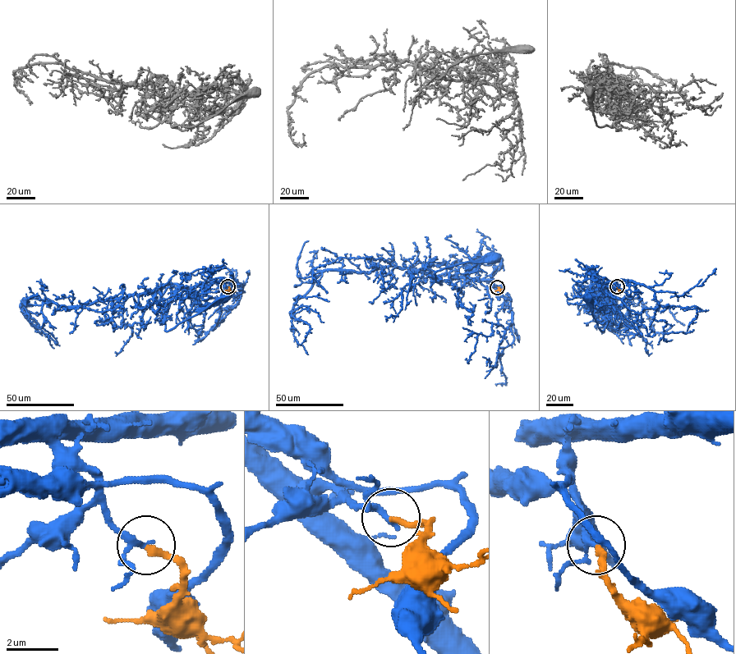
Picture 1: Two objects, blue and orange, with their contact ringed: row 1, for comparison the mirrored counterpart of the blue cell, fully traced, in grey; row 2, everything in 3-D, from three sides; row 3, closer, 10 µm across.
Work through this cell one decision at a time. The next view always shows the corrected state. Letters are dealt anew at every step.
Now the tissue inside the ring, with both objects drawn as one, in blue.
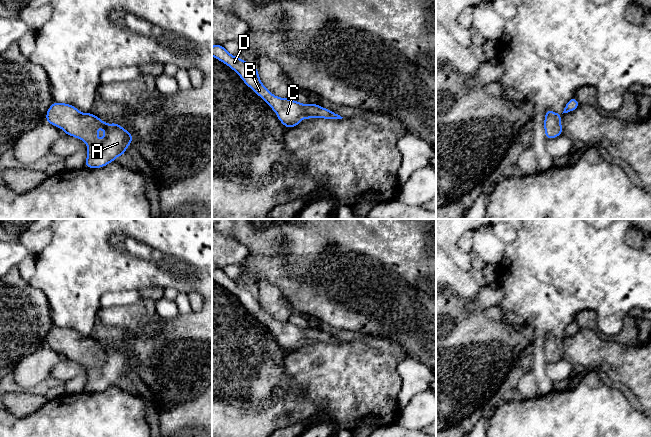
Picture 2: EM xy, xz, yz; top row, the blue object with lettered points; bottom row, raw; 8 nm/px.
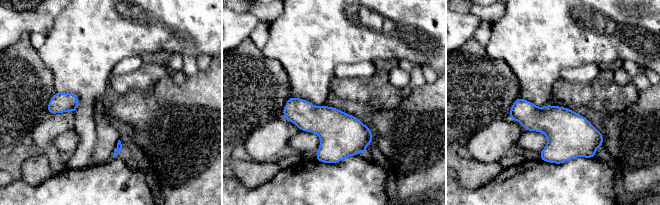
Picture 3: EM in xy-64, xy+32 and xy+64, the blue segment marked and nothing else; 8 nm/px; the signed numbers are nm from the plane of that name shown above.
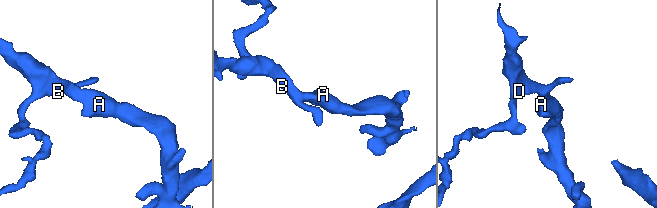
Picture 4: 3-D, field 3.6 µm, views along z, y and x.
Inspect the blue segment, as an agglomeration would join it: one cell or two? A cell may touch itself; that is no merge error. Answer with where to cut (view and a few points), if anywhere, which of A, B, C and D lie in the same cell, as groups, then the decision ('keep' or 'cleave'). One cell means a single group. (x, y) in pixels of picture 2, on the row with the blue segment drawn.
no cut | A B C D | keep

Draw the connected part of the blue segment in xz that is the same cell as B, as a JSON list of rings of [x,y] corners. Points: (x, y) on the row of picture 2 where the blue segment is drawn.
[[[222,45],[212,46],[212,56],[235,71],[242,81],[262,98],[276,113],[279,121],[286,127],[296,127],[303,119],[342,119],[335,112],[319,106],[318,104],[302,104],[288,98],[273,95],[260,80],[255,64],[245,62],[243,59],[230,54]]]

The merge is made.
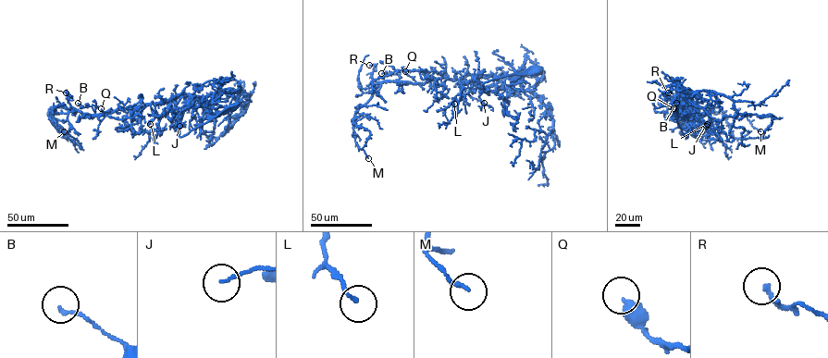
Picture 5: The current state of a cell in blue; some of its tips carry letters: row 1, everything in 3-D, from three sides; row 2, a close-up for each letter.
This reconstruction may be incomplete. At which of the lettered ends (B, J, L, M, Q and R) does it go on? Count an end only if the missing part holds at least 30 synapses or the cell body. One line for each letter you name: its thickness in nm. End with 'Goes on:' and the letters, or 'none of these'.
Goes on: none of these

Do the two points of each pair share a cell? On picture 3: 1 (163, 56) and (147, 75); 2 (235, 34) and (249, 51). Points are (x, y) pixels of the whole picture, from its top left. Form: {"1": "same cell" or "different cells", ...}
{"1": "different cells", "2": "different cells"}

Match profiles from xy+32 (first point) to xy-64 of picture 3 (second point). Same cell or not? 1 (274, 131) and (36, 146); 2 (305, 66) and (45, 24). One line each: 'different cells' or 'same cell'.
1: same cell
2: different cells

